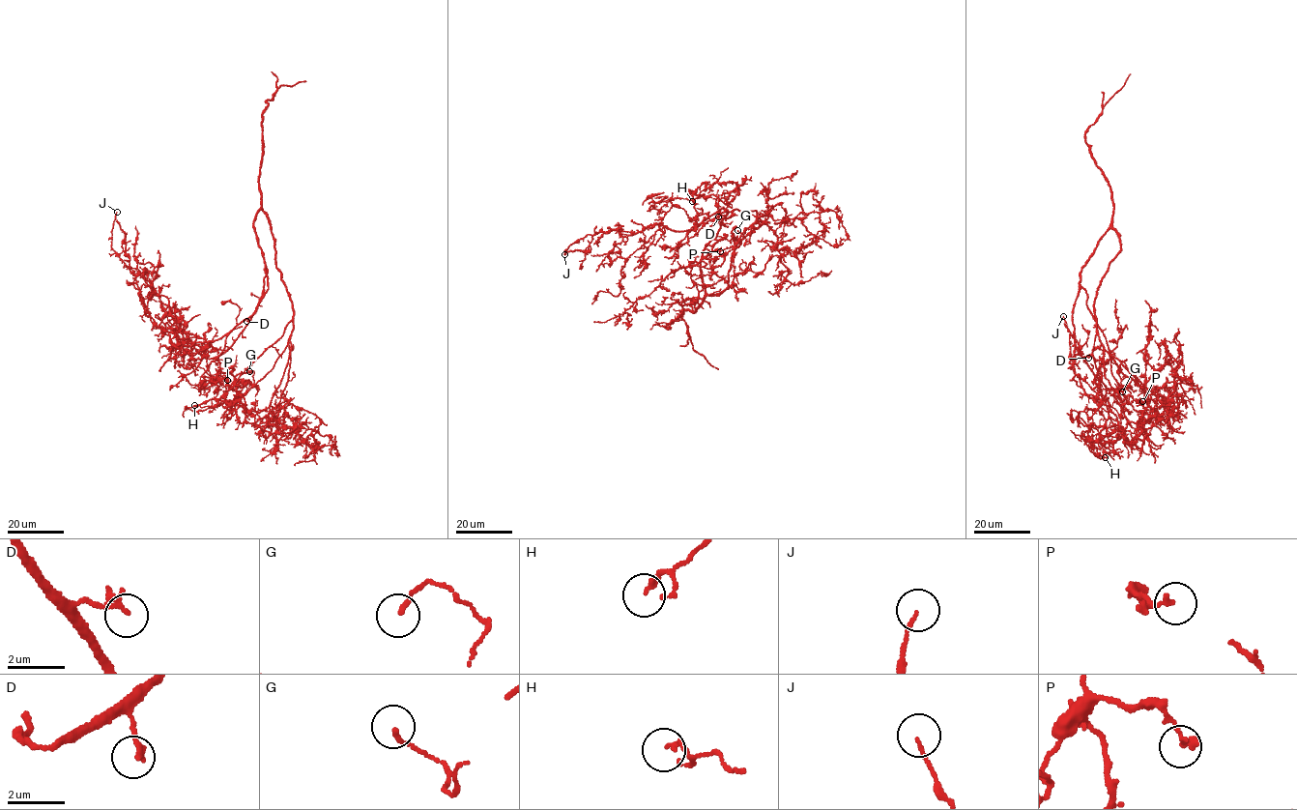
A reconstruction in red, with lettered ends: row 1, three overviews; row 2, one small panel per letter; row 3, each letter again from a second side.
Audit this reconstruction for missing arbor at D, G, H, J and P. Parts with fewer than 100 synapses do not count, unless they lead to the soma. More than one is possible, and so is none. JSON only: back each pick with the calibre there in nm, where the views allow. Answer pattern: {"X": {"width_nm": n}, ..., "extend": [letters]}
{"extend": []}

